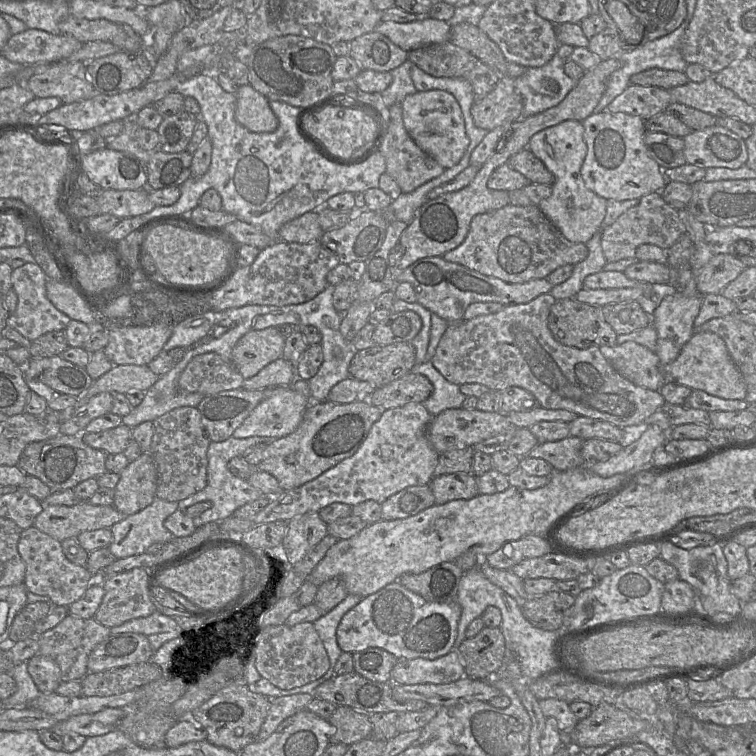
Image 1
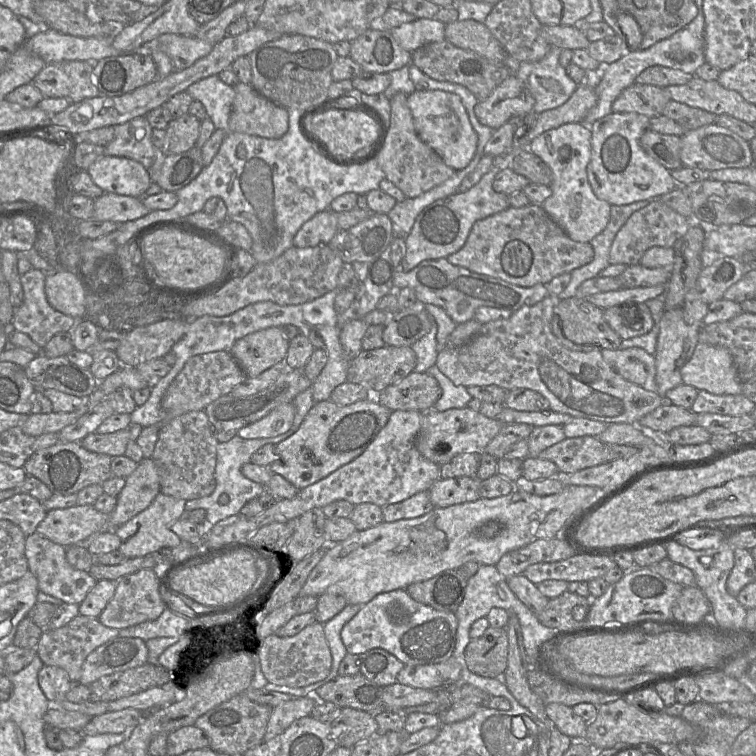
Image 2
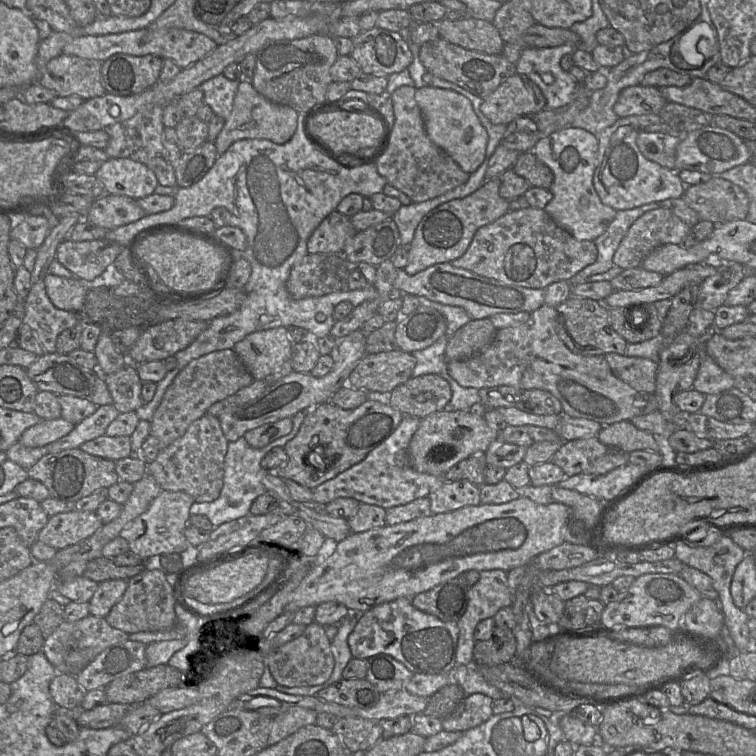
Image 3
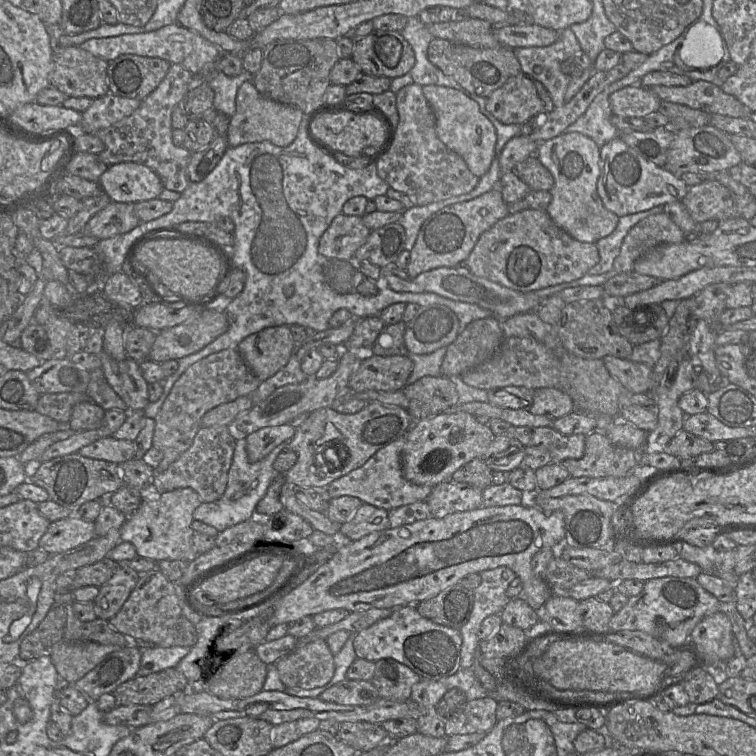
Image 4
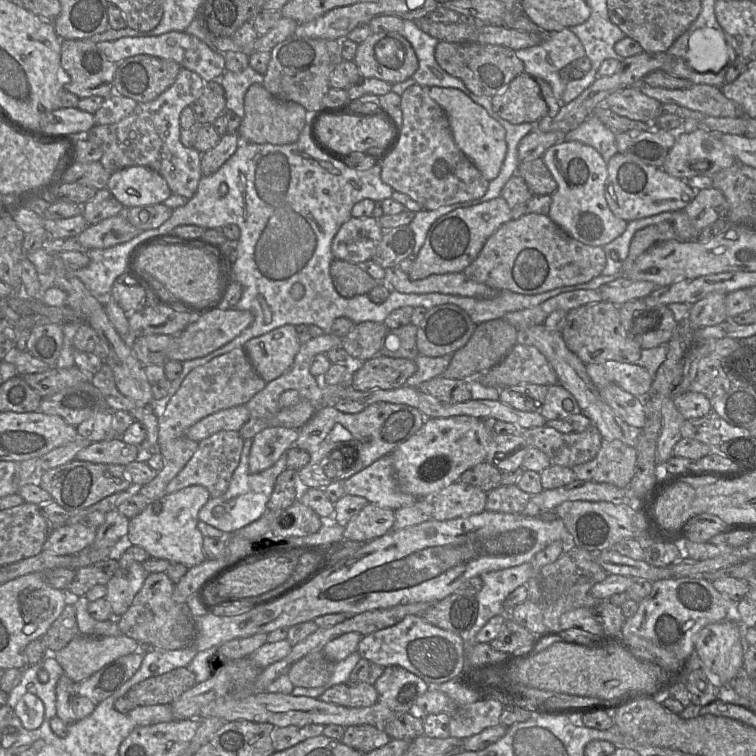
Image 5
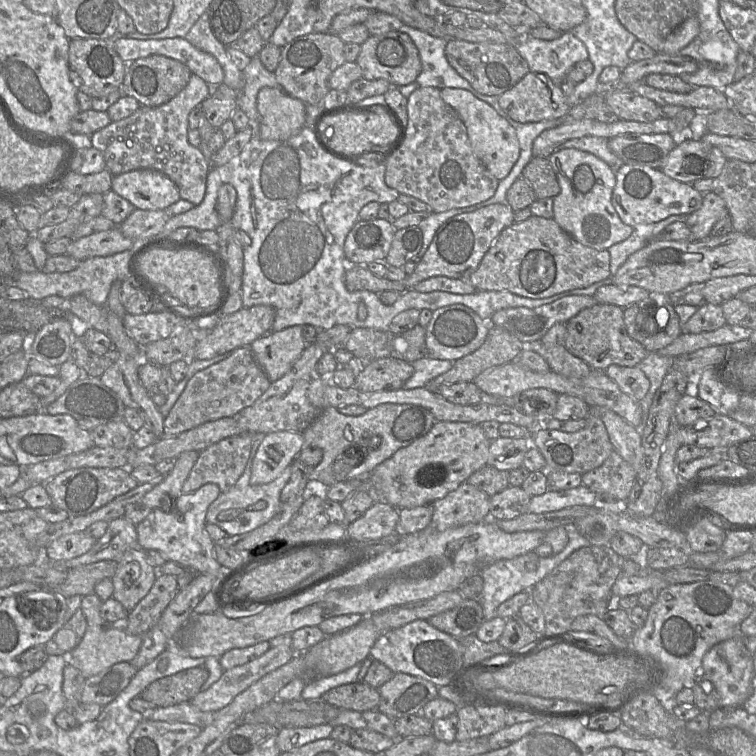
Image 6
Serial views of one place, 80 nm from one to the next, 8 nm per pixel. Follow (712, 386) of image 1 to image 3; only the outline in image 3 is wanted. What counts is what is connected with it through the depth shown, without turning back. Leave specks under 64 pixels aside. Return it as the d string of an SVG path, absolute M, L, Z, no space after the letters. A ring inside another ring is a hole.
M703 346L703 358L693 388L700 393L716 394L734 387L733 378L725 372L708 354Z

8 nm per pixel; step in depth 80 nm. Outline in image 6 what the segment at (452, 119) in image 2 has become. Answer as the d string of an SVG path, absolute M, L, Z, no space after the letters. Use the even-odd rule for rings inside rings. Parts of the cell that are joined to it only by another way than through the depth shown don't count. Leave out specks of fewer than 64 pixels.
M442 88L443 101L451 106L466 127L468 139L474 154L498 180L505 178L517 162L520 145L515 129L488 103L461 88Z

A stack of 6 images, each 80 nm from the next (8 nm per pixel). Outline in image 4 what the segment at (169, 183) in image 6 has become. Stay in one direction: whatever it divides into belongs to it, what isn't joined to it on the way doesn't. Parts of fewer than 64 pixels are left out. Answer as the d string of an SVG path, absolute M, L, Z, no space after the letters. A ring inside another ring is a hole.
M121 162L108 166L98 183L112 201L121 203L159 198L165 189L152 169L136 162Z

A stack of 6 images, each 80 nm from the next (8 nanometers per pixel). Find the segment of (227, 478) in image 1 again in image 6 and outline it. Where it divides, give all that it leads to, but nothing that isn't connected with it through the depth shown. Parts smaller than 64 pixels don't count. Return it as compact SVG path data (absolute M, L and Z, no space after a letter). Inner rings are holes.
M249 434L251 434L252 448L243 474L228 492L221 493L219 497L210 504L206 513L207 523L218 526L225 531L228 536L247 533L271 520L280 509L281 491L291 476L290 464L272 482L262 485L252 485L250 483L252 463L265 434Z

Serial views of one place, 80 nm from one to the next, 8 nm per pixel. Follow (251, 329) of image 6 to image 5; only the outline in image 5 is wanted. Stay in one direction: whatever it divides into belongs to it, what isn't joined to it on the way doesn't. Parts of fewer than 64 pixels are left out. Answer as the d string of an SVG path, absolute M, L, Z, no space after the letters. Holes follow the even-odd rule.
M216 309L201 316L194 316L193 321L179 334L170 335L172 341L168 348L168 360L184 362L207 356L237 337L254 321L254 315L248 310Z

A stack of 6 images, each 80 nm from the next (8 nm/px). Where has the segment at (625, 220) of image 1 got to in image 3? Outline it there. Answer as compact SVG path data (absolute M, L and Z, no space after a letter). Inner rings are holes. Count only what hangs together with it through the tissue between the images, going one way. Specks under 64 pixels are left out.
M667 208L649 210L631 225L614 254L613 263L623 270L640 267L645 257L656 248L666 244L681 244L690 228Z

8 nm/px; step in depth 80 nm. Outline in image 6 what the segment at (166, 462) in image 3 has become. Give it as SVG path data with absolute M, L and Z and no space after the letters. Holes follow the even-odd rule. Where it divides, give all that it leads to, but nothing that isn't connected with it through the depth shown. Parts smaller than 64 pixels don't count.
M251 434L225 438L199 452L185 480L182 493L190 493L205 484L216 484L226 493L244 472L252 448Z

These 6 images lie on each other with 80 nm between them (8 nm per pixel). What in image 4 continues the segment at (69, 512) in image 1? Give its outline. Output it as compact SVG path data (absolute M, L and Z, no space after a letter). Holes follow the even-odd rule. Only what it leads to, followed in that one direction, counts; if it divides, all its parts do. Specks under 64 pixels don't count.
M73 515L51 522L39 541L39 548L49 554L57 554L94 538L95 523Z

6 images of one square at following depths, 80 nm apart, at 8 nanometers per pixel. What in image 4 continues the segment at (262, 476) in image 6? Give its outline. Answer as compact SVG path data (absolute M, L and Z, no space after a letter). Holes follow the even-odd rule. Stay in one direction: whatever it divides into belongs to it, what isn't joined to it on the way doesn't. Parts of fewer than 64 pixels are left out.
M282 424L261 428L245 439L250 462L257 462L266 457L276 446L290 440L296 433L292 424Z

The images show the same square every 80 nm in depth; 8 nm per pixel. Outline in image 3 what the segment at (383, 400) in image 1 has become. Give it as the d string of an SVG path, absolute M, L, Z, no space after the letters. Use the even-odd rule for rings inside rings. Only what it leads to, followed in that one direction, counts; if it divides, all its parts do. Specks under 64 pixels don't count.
M424 374L410 377L394 388L385 400L404 416L423 419L444 410L451 396L451 387L443 377L438 374Z

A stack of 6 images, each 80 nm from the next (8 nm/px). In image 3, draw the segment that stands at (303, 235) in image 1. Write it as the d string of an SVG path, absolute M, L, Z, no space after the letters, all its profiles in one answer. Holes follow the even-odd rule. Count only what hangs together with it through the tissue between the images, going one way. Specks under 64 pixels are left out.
M333 211L310 236L308 253L342 254L345 243L356 233L349 216Z

